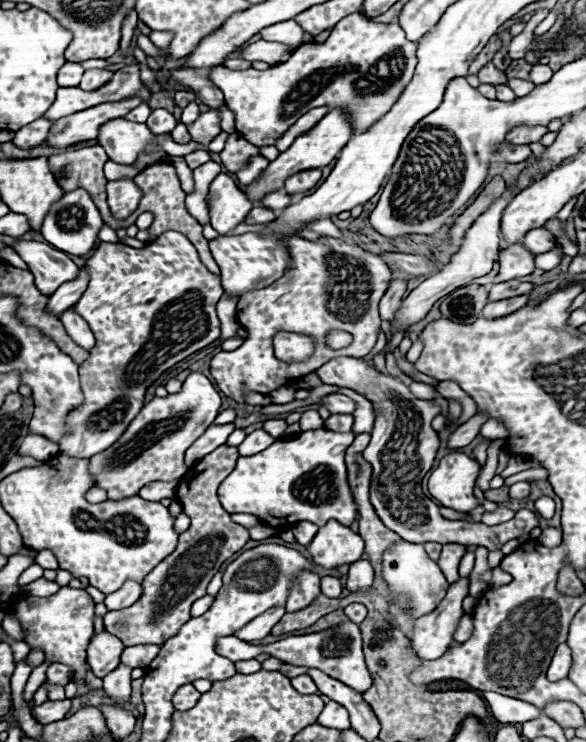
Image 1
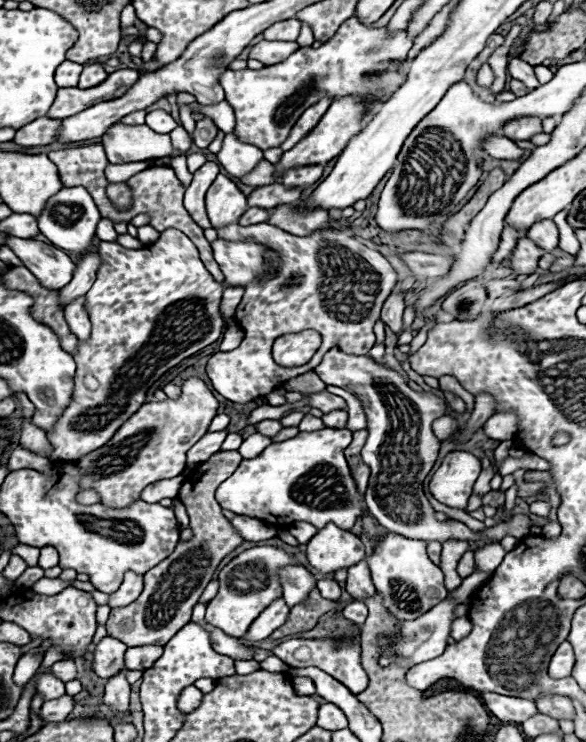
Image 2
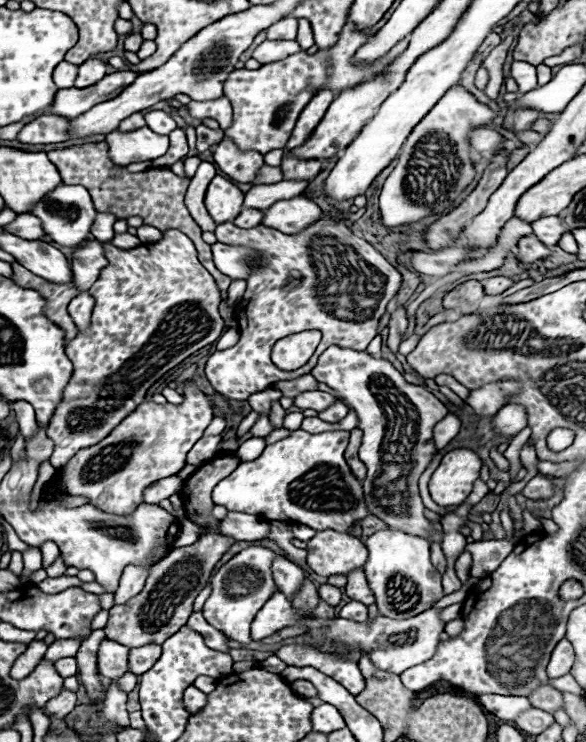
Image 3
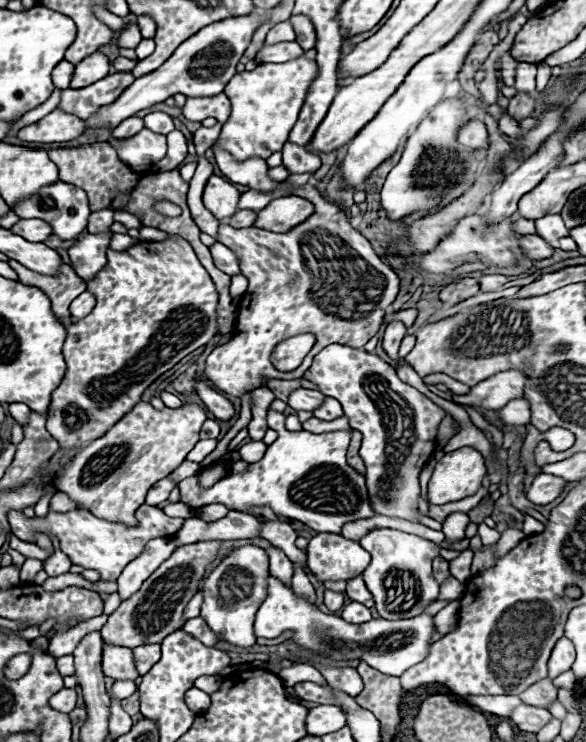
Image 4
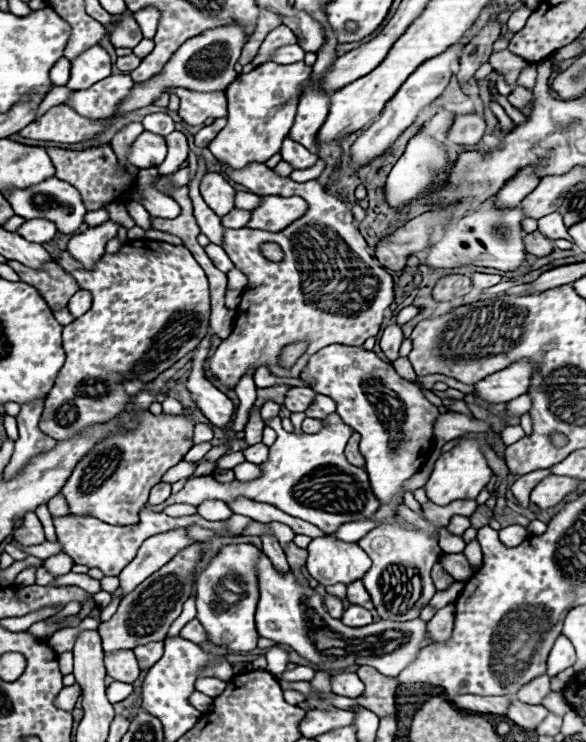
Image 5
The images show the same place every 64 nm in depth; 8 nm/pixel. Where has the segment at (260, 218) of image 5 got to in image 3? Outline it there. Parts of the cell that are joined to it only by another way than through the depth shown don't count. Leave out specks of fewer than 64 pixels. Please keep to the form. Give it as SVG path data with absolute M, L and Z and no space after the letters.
M306 196L290 198L276 202L274 206L264 210L262 226L270 226L274 230L282 230L284 234L296 234L316 222L322 216L322 210L316 202Z

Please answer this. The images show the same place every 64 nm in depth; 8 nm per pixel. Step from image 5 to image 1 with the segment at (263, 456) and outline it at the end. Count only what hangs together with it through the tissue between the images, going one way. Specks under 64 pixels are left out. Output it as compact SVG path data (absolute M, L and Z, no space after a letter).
M254 430L252 434L248 434L244 438L244 442L238 446L238 450L240 450L242 456L254 456L254 454L266 450L272 442L276 442L276 438L272 438L264 430Z

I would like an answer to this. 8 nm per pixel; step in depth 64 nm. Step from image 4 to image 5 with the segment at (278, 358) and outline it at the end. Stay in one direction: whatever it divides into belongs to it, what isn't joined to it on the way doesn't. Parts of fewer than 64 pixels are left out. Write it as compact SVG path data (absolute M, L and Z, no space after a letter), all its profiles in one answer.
M296 342L292 346L286 346L284 352L282 352L282 356L280 356L280 364L282 366L292 366L296 362L296 358L304 352L304 348L306 348L304 342Z

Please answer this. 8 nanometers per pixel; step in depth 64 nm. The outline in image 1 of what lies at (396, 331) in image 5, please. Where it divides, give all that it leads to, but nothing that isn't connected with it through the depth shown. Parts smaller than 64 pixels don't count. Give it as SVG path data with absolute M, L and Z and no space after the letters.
M392 280L390 288L386 290L386 294L380 300L380 316L382 320L394 324L398 306L402 306L402 298L406 292L406 280Z

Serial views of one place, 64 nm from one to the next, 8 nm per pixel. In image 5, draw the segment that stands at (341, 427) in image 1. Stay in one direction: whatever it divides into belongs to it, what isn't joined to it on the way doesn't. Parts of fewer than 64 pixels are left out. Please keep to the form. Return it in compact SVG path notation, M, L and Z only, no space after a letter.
M318 394L318 398L314 398L314 402L306 408L306 416L308 418L324 418L328 414L336 412L336 406L334 406L334 400L326 398L324 394Z

